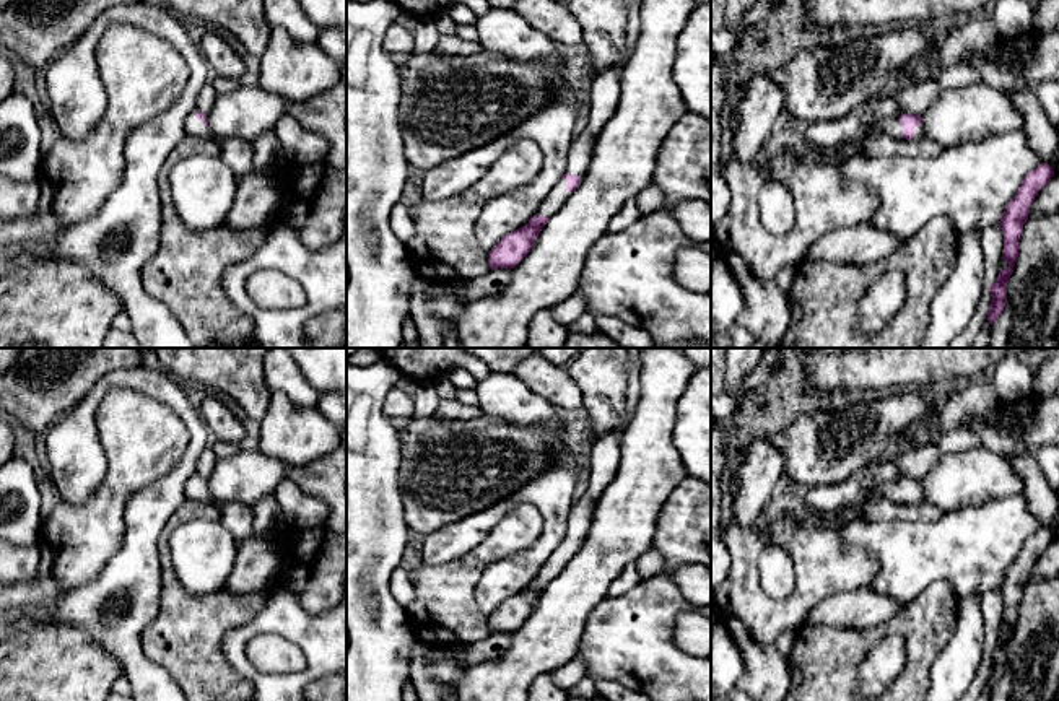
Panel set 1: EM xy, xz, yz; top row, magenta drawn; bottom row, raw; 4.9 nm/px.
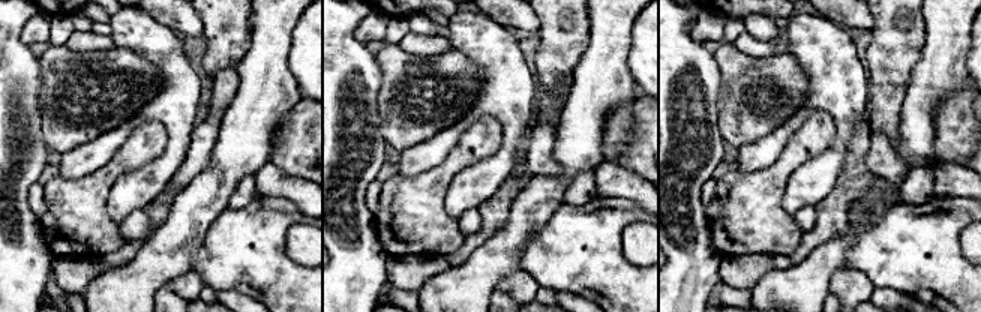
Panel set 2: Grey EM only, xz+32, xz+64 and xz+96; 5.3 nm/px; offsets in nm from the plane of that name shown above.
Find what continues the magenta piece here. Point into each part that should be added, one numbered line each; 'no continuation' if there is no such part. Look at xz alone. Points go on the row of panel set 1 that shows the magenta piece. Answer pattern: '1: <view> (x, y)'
1: xz (558, 195)

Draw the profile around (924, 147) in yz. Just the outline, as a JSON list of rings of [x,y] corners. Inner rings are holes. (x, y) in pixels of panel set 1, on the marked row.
[[[929,137],[919,140],[908,140],[898,145],[896,151],[904,156],[927,156],[934,158],[940,155],[942,146]]]

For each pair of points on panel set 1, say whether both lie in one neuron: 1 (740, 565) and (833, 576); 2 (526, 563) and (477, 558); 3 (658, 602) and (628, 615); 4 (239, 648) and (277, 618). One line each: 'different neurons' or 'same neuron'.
1: same neuron
2: different neurons
3: same neuron
4: same neuron

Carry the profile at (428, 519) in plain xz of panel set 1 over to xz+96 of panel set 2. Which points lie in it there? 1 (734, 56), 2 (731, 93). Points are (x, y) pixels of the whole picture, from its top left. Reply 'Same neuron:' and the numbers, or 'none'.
Same neuron: 1, 2

